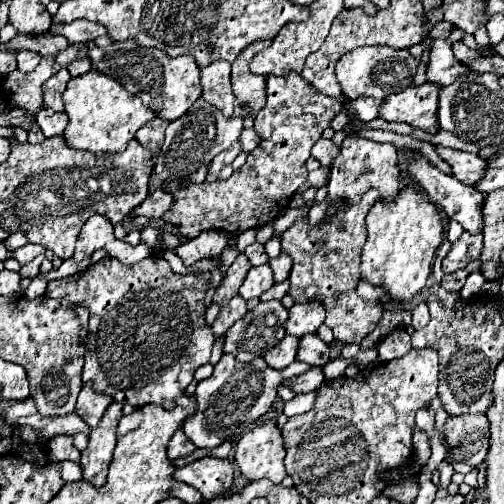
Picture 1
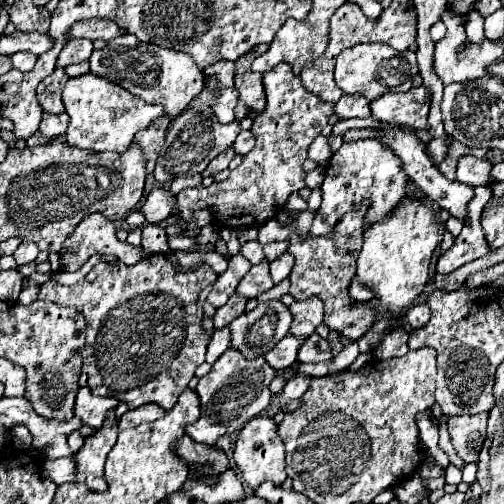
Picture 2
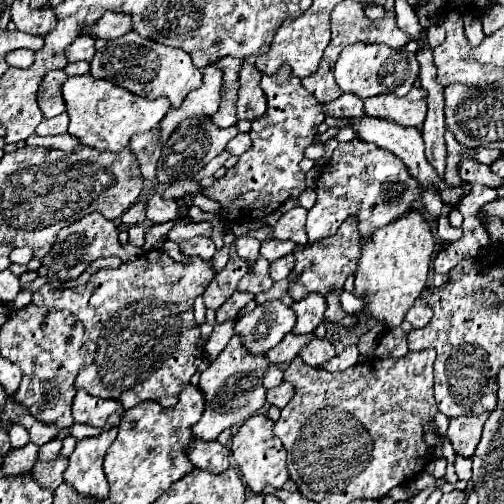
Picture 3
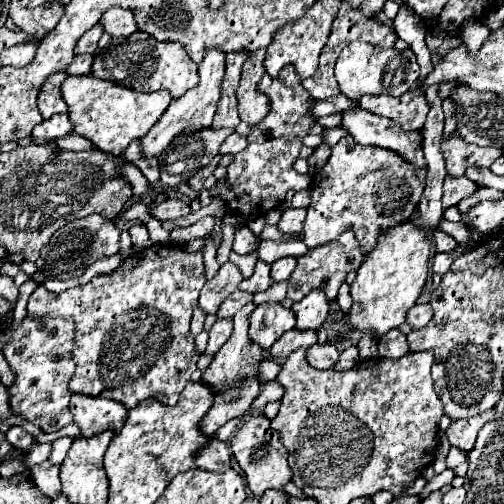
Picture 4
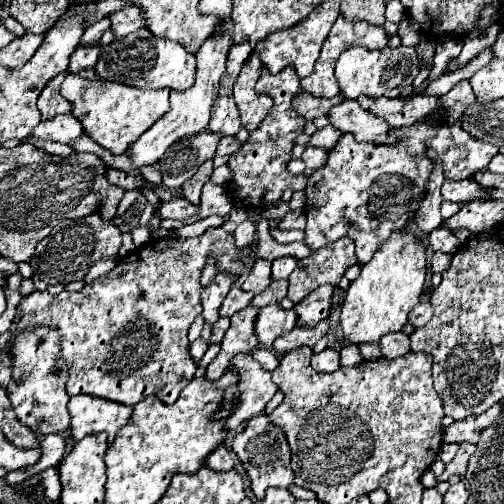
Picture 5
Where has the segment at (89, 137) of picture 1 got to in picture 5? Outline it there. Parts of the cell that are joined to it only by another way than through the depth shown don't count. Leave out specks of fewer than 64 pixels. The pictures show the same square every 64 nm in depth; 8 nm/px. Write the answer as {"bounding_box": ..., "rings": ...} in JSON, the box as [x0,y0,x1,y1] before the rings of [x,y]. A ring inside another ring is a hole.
{"bounding_box":[62,74,168,154],"rings":[[[68,74],[62,82],[62,96],[72,104],[72,116],[82,122],[84,132],[88,132],[94,142],[108,148],[112,154],[124,154],[140,134],[168,112],[168,94],[168,88],[140,90],[118,82],[88,80],[78,74]]]}

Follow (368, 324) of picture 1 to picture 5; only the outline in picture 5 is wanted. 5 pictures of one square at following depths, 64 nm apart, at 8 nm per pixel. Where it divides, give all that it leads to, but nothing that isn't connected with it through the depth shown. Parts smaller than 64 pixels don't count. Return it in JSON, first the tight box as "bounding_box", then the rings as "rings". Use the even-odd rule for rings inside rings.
{"bounding_box":[288,238,356,304],"rings":[[[340,238],[338,242],[316,250],[314,256],[300,260],[296,270],[290,274],[288,298],[296,304],[324,282],[338,286],[344,270],[352,264],[356,264],[356,256],[354,242],[350,238]]]}

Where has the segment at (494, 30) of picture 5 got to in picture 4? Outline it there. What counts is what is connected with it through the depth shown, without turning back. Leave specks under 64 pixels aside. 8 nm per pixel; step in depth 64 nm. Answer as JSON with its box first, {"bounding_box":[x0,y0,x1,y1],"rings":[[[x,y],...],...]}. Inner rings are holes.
{"bounding_box":[462,20,492,52],"rings":[[[468,20],[462,28],[462,42],[468,48],[468,52],[478,52],[490,34],[492,30],[484,26],[480,20]]]}

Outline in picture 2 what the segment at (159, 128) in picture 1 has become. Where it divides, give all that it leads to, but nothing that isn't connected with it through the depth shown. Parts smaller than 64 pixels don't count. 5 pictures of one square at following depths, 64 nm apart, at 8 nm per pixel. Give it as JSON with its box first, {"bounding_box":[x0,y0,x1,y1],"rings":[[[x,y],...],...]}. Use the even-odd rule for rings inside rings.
{"bounding_box":[134,116,168,174],"rings":[[[168,116],[160,118],[156,124],[152,124],[150,128],[146,130],[140,130],[136,132],[134,136],[134,144],[142,148],[144,152],[144,158],[146,158],[146,172],[152,174],[154,170],[154,164],[156,164],[156,158],[158,158],[158,152],[160,148],[164,146],[164,134],[166,134],[166,128],[168,128]]]}

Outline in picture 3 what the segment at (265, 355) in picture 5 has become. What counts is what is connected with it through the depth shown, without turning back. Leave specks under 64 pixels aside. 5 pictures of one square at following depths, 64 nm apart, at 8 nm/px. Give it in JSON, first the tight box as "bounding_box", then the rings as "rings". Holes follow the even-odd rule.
{"bounding_box":[262,364,282,388],"rings":[[[270,364],[270,366],[266,368],[266,372],[264,372],[264,380],[262,380],[264,388],[274,388],[274,386],[278,386],[280,382],[282,382],[282,370],[280,370],[276,364]]]}

